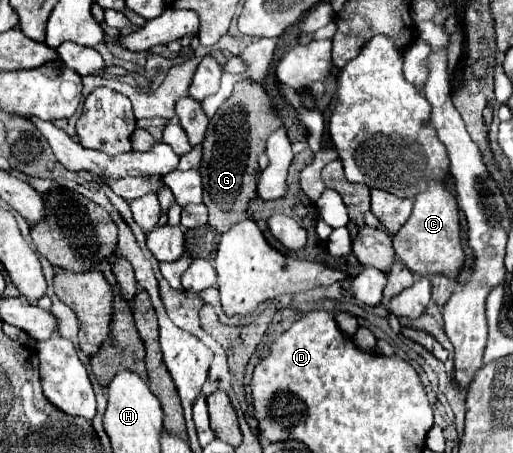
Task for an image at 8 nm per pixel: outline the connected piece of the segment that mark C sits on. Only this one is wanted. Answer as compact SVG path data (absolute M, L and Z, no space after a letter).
M430 179L428 189L422 191L414 199L414 209L406 225L392 237L396 257L402 259L402 263L420 275L434 275L442 273L448 277L456 277L462 261L464 251L460 245L460 221L458 221L458 207L454 195L446 189L442 179Z

